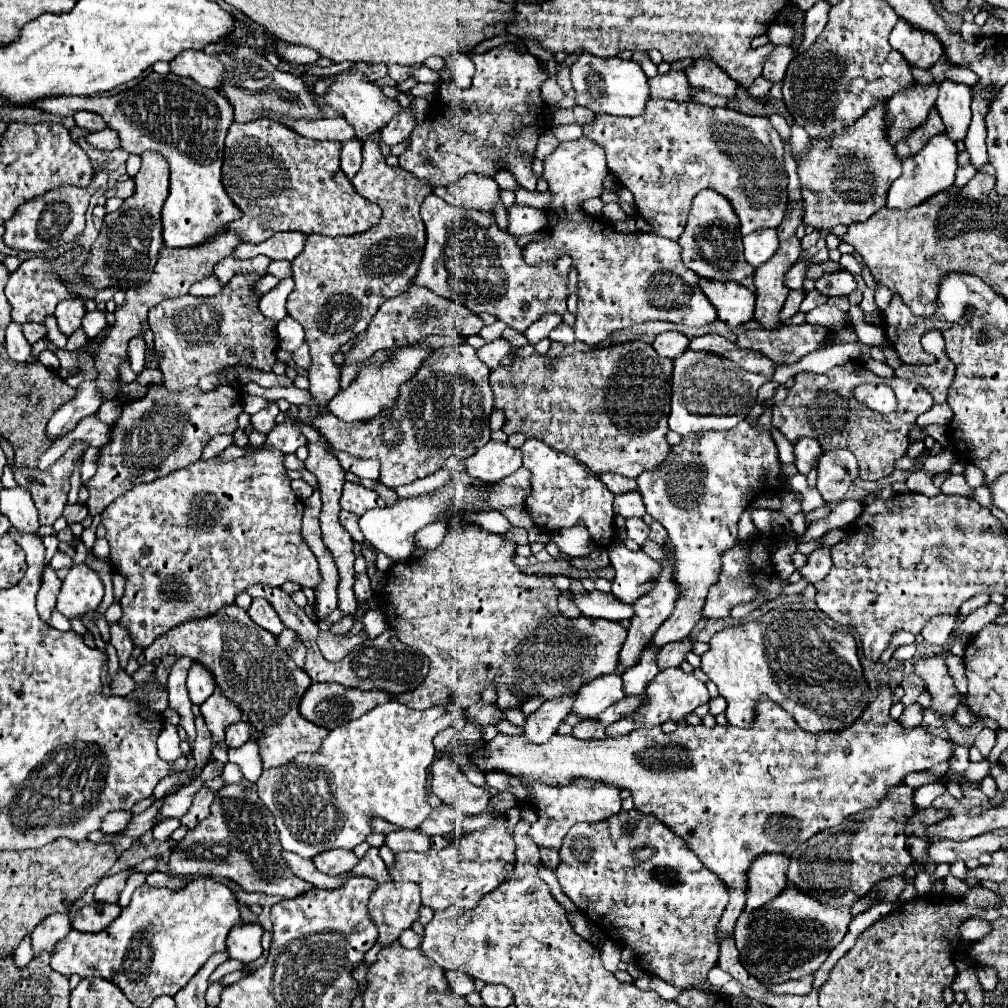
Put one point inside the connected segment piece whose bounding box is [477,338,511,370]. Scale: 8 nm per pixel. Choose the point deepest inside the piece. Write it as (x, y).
(492, 353)

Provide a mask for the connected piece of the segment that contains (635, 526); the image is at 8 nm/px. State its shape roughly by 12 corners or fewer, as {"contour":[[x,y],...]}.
{"contour":[[627,518],[627,536],[643,546],[649,526],[643,518]]}

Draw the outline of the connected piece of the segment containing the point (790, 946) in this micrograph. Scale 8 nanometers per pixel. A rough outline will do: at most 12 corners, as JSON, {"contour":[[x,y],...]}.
{"contour":[[787,884],[743,912],[747,972],[781,984],[815,972],[843,940],[853,906]]}

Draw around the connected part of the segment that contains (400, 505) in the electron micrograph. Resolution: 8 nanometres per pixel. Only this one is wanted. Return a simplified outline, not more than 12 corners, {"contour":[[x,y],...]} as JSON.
{"contour":[[457,480],[373,508],[365,540],[393,562],[419,548],[415,534],[449,512],[489,500],[491,484]]}

